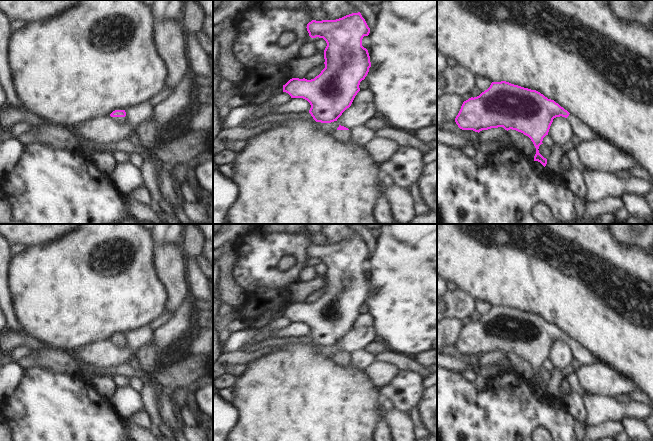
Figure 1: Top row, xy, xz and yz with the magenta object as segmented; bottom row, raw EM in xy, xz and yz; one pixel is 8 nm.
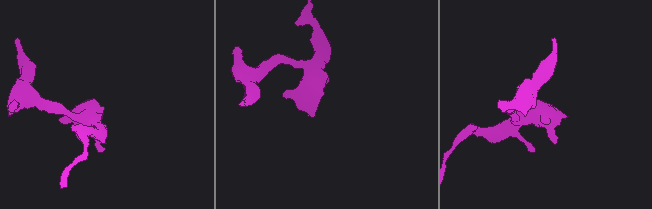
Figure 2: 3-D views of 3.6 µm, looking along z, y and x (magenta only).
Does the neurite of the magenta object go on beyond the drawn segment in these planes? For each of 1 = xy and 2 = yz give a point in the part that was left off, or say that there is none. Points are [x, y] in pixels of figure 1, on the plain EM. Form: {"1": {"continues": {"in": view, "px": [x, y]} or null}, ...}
{"1": {"continues": {"in": "xy", "px": [119, 343]}}, "2": {"continues": {"in": "yz", "px": [579, 352]}}}

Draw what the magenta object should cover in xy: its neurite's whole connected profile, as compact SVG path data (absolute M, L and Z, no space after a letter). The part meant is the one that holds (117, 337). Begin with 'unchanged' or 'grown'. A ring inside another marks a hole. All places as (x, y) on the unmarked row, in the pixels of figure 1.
grown | M115 334L110 338L110 340L112 341L113 344L119 347L123 347L126 344L125 334Z

